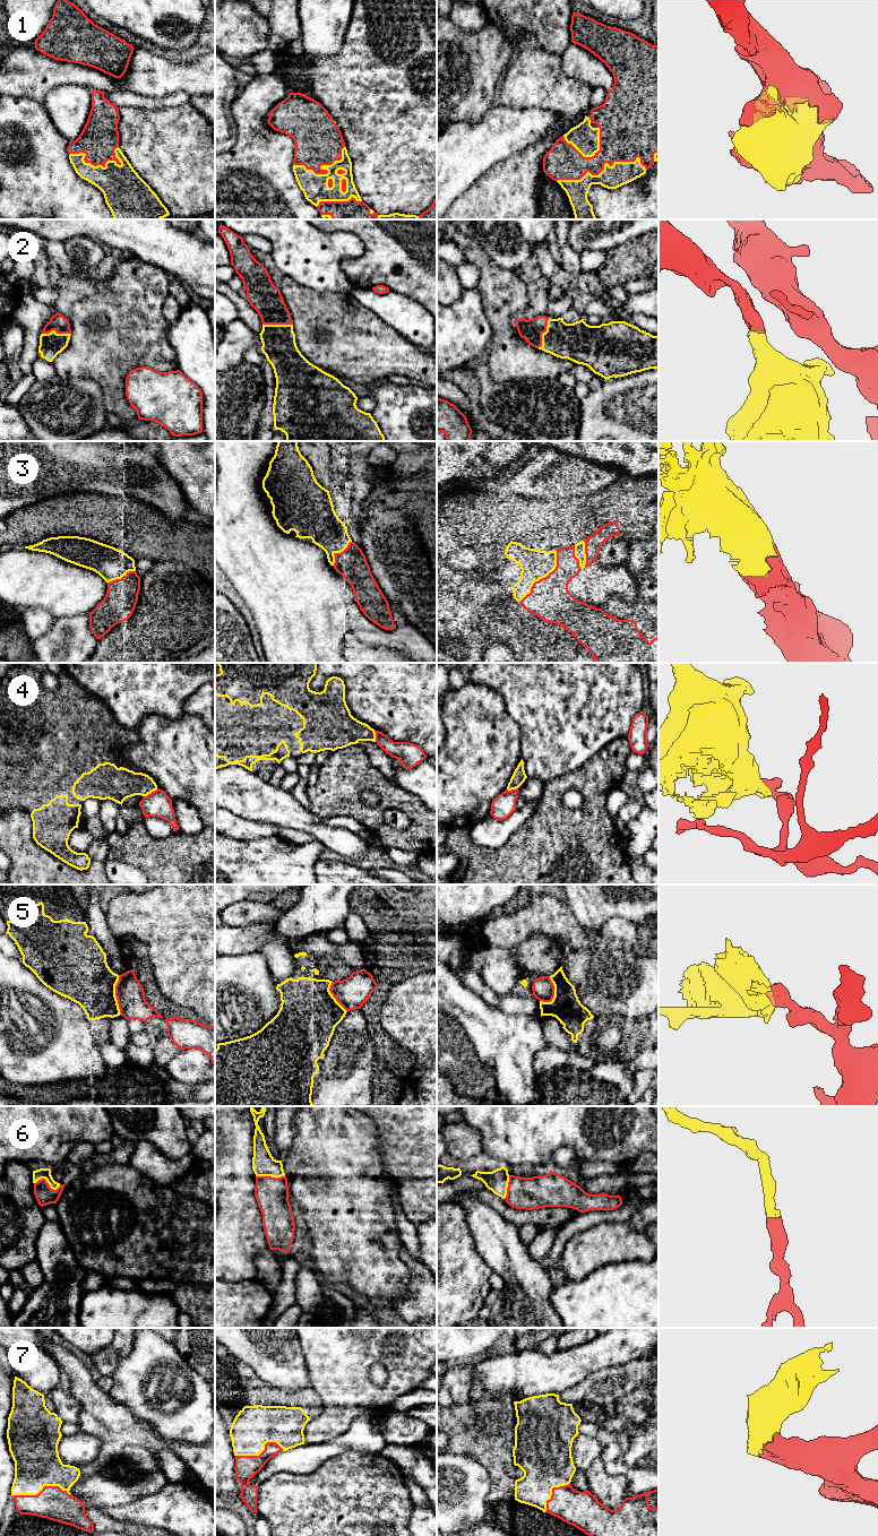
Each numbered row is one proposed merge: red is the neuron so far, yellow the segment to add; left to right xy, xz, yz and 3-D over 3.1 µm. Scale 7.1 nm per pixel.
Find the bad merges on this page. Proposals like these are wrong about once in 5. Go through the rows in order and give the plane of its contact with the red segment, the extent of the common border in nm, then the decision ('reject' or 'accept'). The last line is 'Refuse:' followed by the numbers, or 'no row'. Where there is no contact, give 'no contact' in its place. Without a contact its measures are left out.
1: meets red in yz; contact 650 nm long; accept
2: meets red in yz; contact 240 nm long; accept
3: meets red in yz; contact 460 nm long; accept
4: meets red in xy; contact 120 nm long; reject
5: meets red in xy; contact 280 nm long; reject
6: meets red in xy; contact 190 nm long; accept
7: meets red in xy; contact 420 nm long; accept
Refuse: 4, 5

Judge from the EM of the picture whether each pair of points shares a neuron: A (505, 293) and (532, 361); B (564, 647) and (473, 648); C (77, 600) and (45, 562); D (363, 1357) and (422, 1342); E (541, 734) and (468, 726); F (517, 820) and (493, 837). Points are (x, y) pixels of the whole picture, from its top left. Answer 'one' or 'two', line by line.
A: one
B: two
C: one
D: one
E: two
F: one

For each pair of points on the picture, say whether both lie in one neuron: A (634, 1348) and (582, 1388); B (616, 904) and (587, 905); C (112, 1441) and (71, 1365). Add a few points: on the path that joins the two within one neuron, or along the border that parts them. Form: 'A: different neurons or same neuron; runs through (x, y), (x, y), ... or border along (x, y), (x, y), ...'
A: different neurons; border along (637, 1358), (601, 1368), (587, 1377)
B: same neuron; runs through (609, 904), (594, 904)
C: same neuron; runs through (110, 1422), (99, 1411), (84, 1385)

